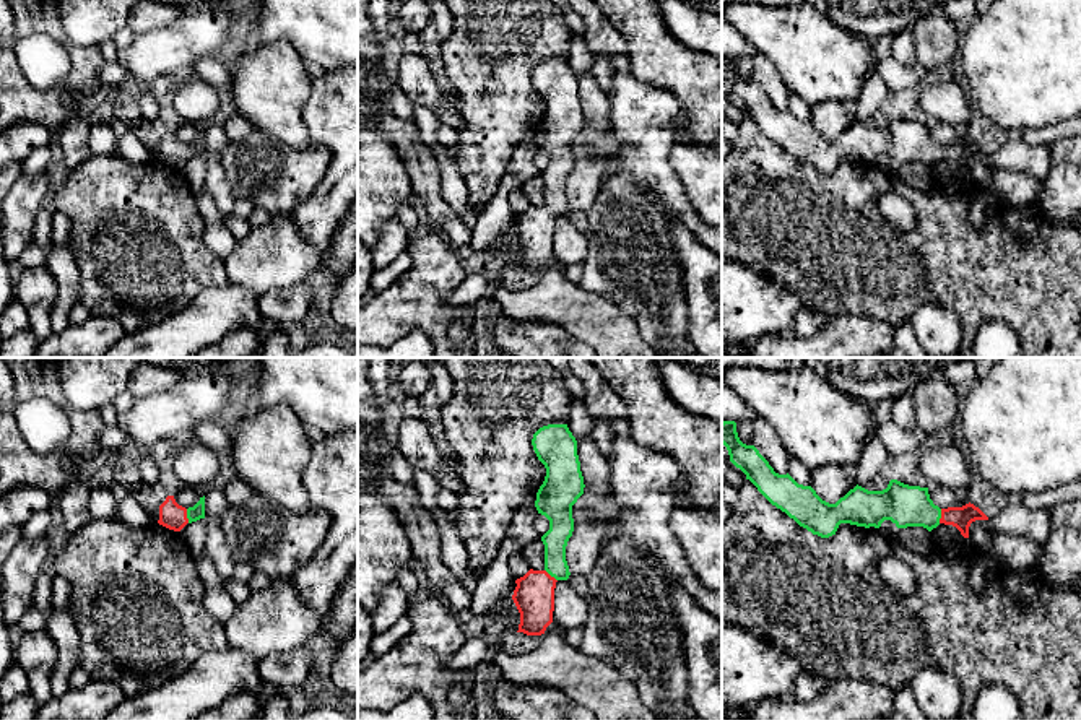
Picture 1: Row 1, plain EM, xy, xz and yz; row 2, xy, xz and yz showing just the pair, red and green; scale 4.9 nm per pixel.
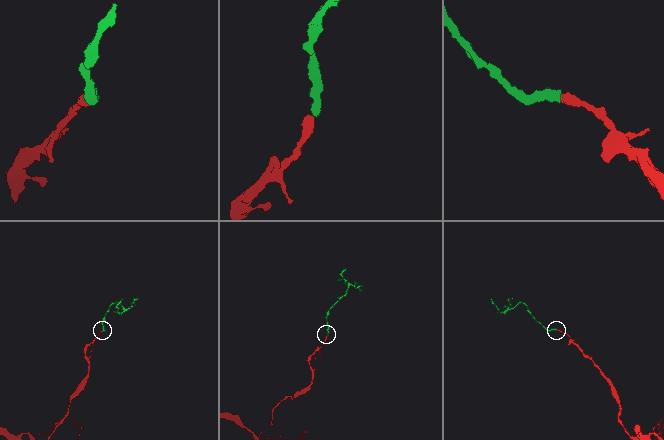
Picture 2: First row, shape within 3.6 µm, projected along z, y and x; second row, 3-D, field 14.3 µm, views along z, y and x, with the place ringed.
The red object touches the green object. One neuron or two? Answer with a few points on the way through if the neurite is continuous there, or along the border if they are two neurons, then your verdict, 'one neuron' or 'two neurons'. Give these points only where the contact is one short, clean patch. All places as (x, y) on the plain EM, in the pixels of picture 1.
runs through xy (173, 151), (186, 151), (195, 148); one neuron

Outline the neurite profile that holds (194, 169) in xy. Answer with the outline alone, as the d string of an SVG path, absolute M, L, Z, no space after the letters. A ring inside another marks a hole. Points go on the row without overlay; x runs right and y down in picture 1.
M206 154L187 159L180 171L193 193L206 187Z

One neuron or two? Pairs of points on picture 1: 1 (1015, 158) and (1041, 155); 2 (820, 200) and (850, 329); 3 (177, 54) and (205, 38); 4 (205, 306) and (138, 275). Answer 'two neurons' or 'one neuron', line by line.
1: one neuron
2: two neurons
3: one neuron
4: two neurons

